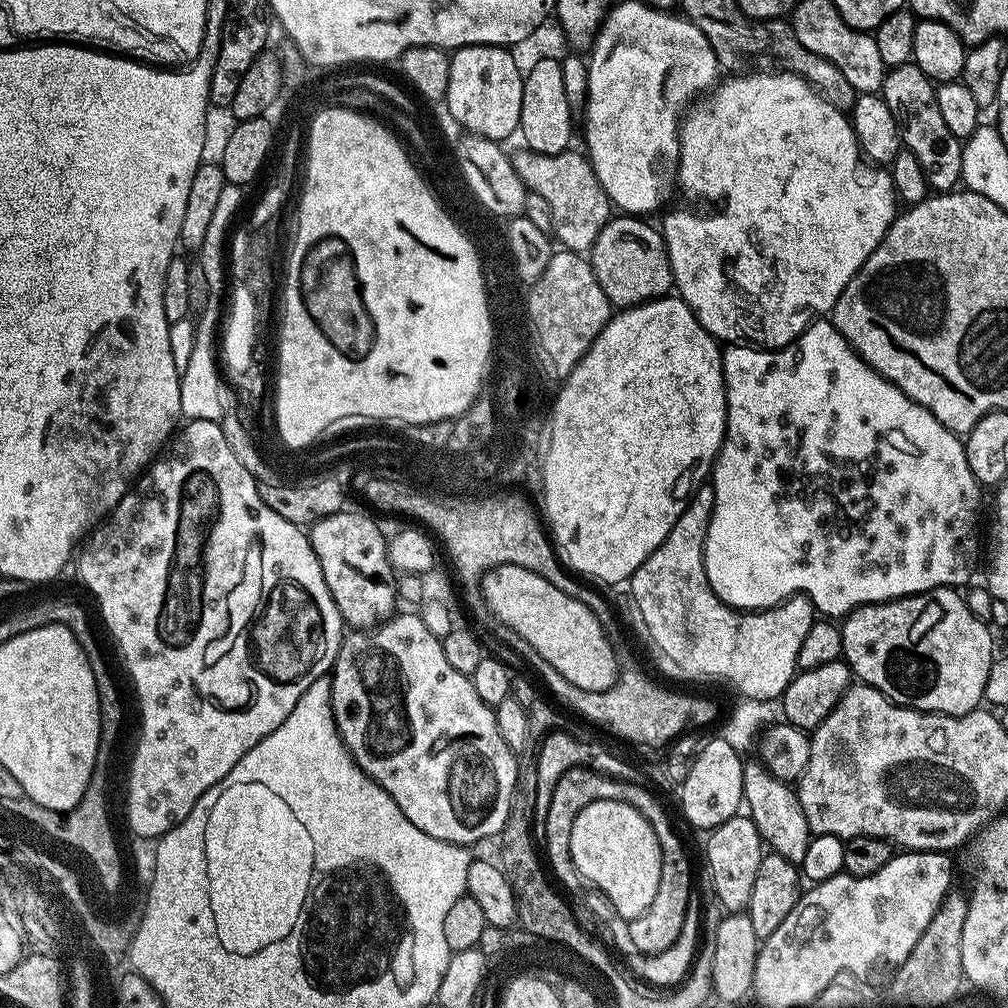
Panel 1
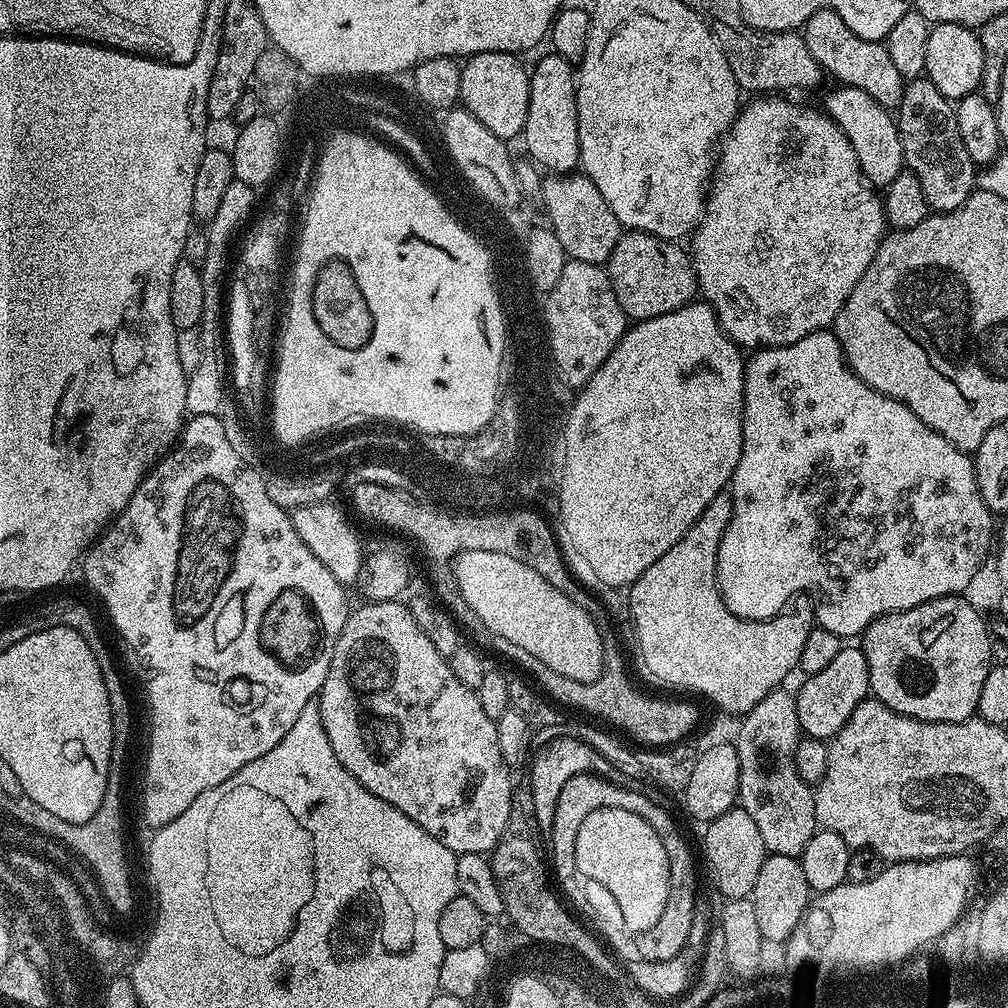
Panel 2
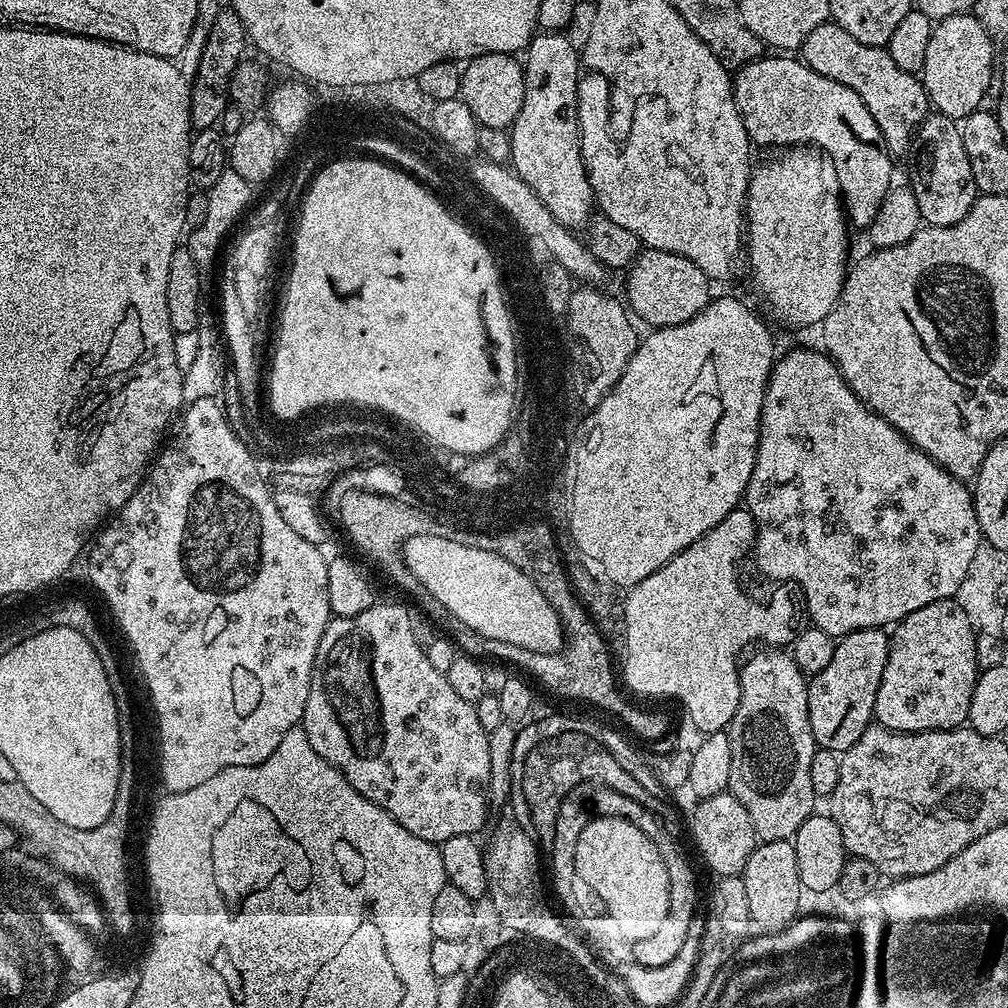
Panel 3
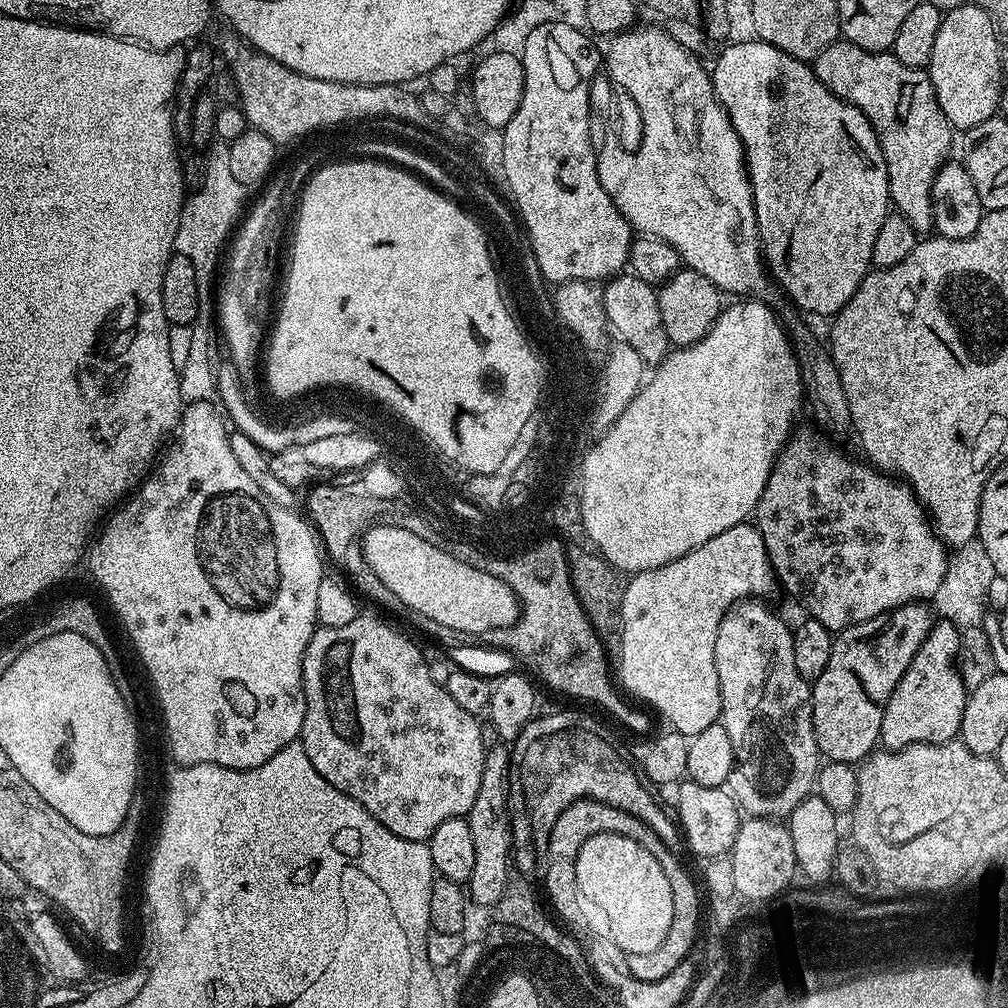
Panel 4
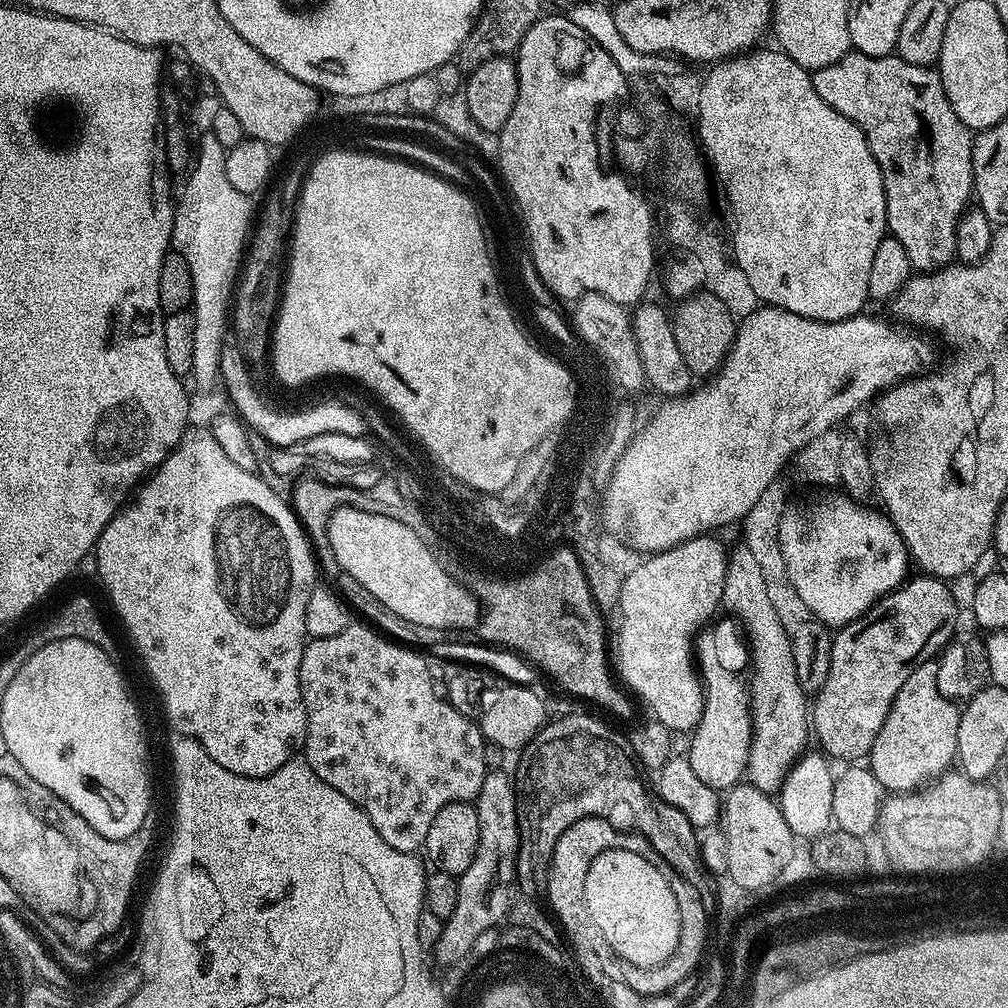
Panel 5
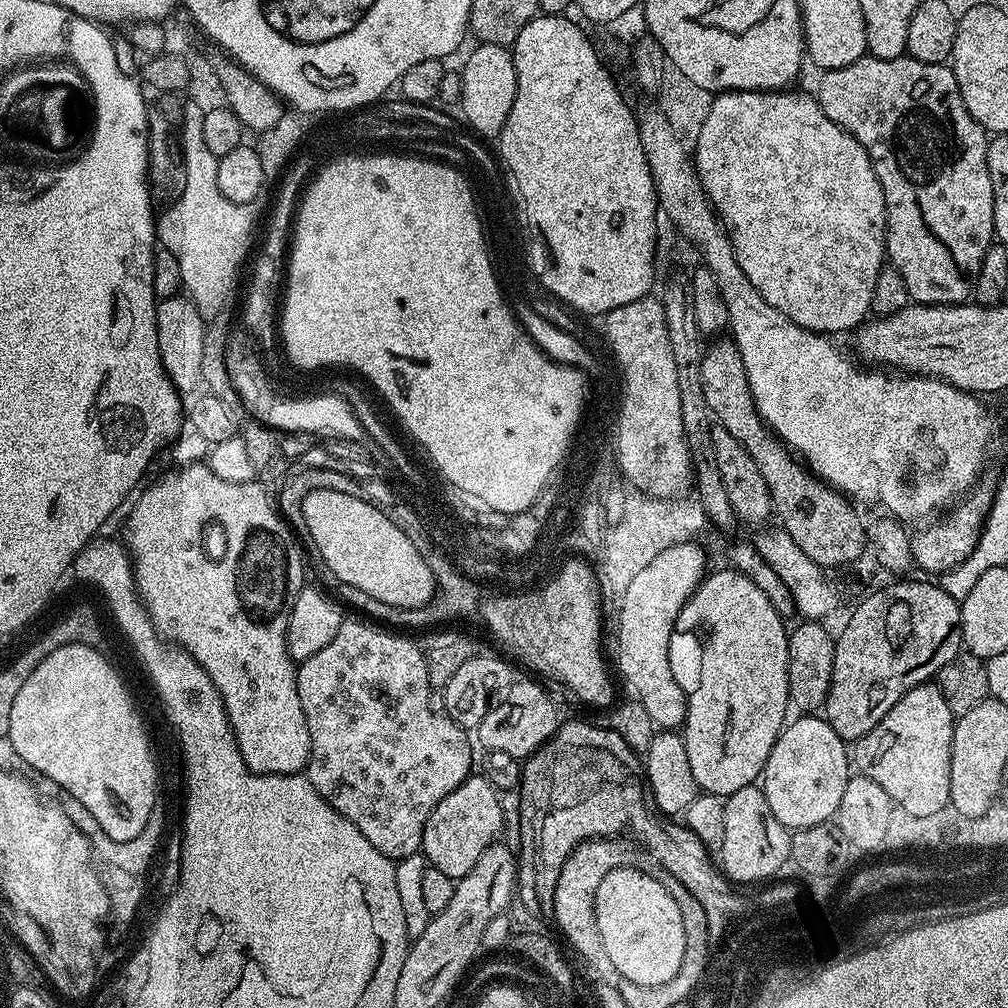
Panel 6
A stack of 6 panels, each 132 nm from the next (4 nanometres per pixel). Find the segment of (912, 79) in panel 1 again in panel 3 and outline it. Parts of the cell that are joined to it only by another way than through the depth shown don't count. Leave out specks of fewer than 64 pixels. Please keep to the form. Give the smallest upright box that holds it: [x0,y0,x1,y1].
[906,111,978,228]

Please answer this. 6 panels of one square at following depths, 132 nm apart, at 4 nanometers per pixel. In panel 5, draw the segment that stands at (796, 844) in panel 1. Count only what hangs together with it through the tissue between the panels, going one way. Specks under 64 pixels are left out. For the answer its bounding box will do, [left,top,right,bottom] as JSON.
[721,544,810,794]

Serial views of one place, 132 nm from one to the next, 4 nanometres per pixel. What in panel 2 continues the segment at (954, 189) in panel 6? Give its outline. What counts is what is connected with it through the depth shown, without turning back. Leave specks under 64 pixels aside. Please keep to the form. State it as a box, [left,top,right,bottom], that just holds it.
[802,7,905,110]

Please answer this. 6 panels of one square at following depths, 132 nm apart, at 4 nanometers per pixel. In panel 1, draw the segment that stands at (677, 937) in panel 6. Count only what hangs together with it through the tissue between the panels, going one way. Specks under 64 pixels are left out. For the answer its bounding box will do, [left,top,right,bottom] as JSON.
[568,800,662,920]

